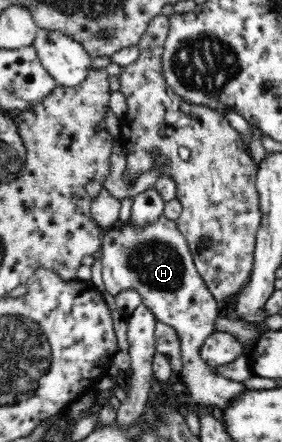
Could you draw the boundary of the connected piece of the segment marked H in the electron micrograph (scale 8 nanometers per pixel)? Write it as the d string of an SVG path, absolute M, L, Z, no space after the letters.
M160 214L158 222L137 228L130 219L122 230L103 231L101 239L99 267L106 290L112 295L128 289L138 291L141 304L150 309L157 322L172 326L179 336L182 355L180 375L190 396L203 406L228 408L232 400L246 392L246 387L232 377L216 374L199 355L204 341L216 328L221 302L212 295L206 281L198 274L187 240L176 221Z

